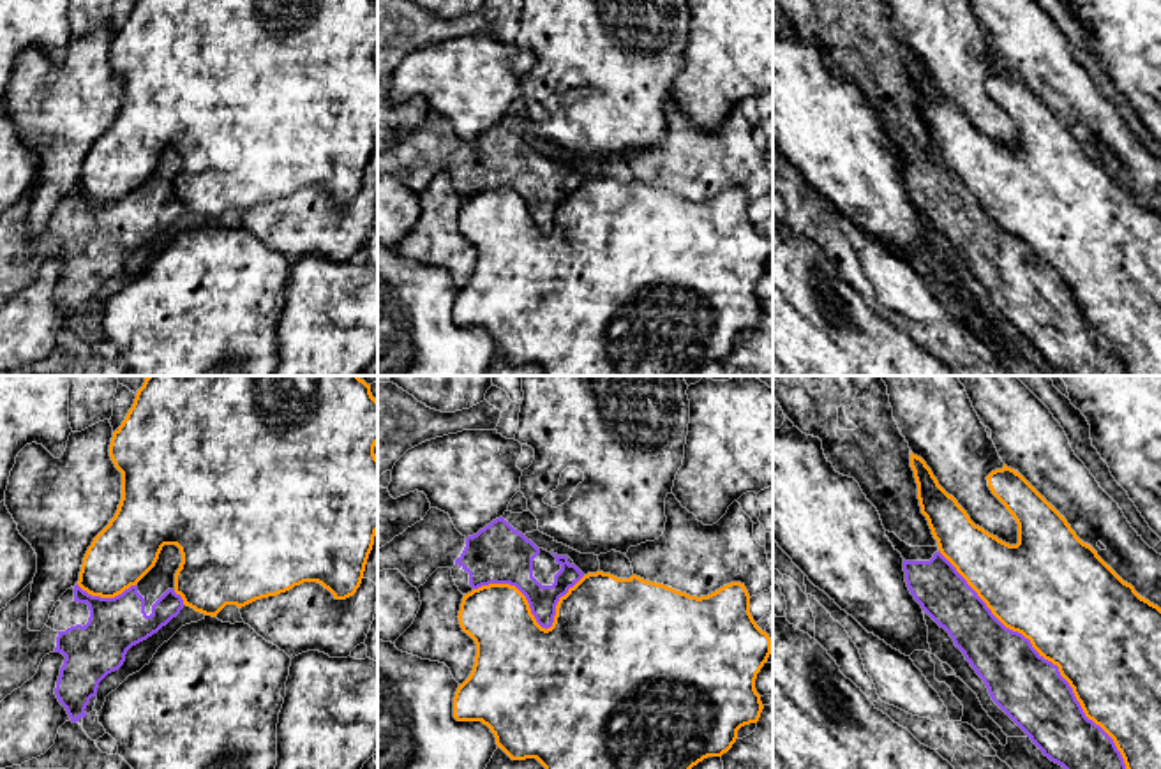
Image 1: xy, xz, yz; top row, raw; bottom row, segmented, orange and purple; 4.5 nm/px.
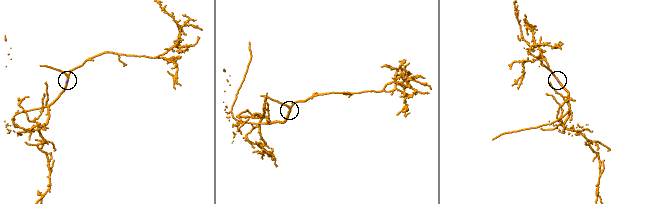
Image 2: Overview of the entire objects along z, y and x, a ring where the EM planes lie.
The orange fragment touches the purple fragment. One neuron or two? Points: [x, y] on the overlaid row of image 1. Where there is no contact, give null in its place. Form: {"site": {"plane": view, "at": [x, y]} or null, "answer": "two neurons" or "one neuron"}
{"site": {"plane": "yz", "at": [1045, 658]}, "answer": "two neurons"}

